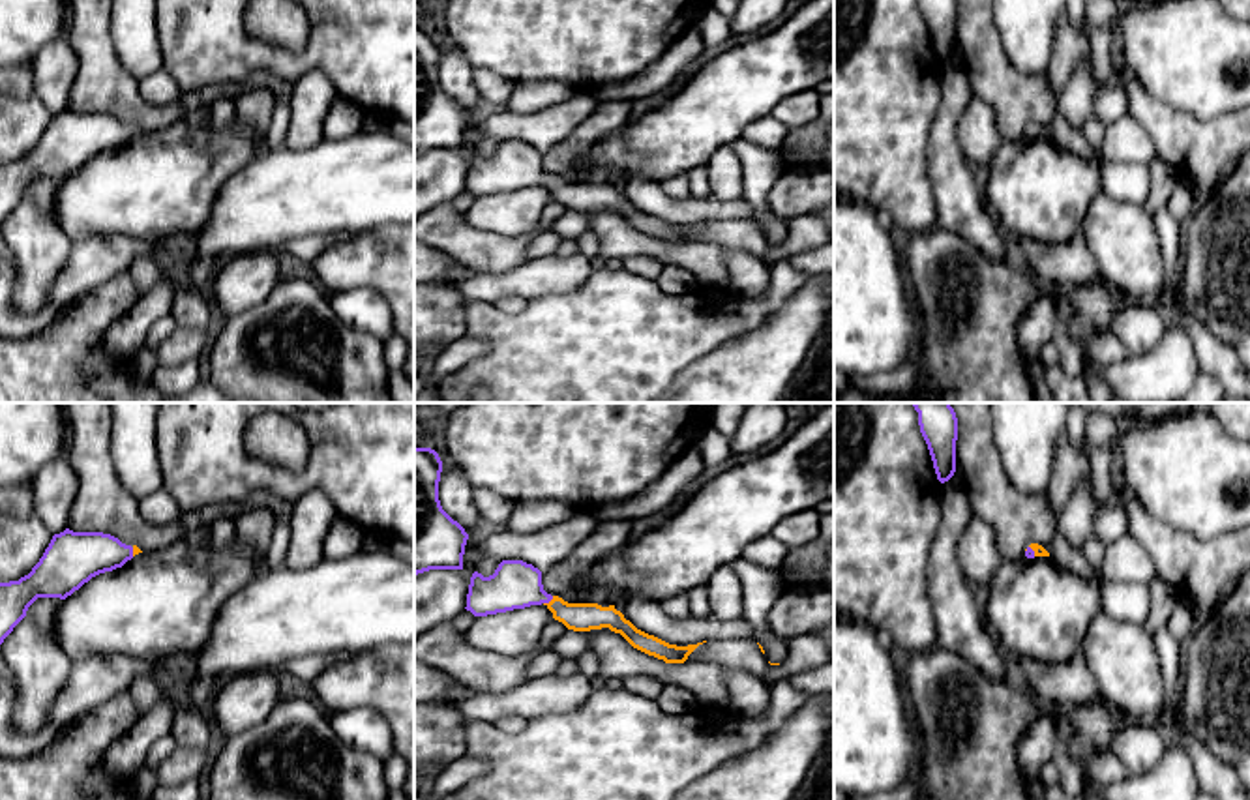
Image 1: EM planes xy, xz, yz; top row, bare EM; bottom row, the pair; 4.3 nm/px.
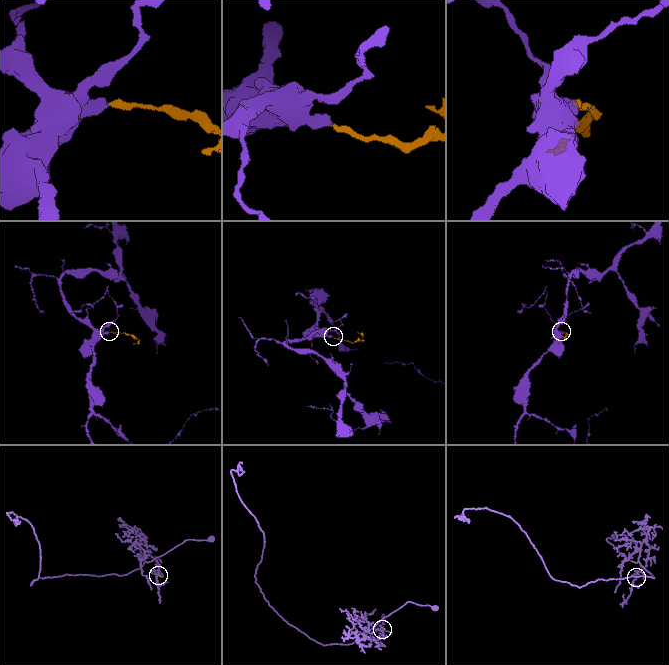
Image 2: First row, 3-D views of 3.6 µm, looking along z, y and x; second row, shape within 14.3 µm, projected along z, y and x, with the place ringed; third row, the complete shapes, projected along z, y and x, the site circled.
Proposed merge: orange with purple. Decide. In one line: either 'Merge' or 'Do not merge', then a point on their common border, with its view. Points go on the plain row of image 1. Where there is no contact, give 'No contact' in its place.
Merge. Touches orange at xz (550, 182)

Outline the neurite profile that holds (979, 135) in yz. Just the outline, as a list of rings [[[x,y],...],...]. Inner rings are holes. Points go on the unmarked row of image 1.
[[[975,97],[961,114],[958,139],[969,163],[990,165],[995,150],[1004,141],[995,124],[993,107]]]

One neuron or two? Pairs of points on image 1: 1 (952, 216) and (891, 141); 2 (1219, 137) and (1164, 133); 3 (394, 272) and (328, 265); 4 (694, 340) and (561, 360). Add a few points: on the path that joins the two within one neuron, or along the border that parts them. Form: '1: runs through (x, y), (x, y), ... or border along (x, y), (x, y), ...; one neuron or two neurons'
1: border along (926, 148), (926, 175), (937, 223); two neurons
2: runs through (1205, 137), (1177, 135); one neuron
3: runs through (377, 265), (345, 265); one neuron
4: runs through (660, 340), (619, 341), (595, 360); one neuron

